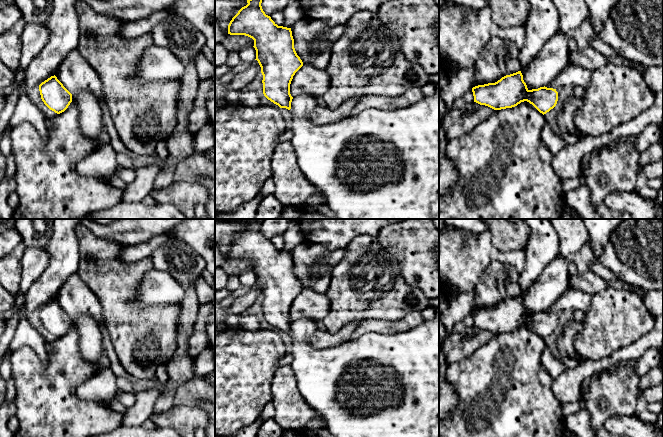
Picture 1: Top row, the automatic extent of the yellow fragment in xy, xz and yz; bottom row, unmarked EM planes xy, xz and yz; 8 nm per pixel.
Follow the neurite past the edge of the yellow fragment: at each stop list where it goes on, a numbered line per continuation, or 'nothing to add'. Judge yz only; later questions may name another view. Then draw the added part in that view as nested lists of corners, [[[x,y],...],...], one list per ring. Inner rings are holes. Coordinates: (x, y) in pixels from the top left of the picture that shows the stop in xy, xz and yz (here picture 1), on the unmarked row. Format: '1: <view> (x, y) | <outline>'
nothing to add

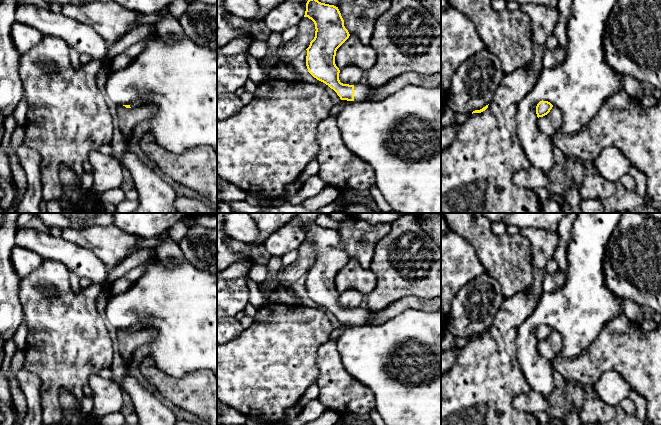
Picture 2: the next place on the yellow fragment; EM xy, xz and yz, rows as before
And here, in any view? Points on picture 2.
1: xz (361, 316) | [[[362,307],[354,309],[354,325],[364,325],[369,321],[369,318],[375,313],[369,309]]]

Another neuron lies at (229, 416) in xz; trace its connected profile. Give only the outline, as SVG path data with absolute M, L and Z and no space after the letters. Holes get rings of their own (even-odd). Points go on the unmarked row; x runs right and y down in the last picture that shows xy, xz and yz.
M219 401L219 416L222 425L245 425L247 418L238 411Z

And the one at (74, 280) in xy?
M73 272L69 273L69 281L70 281L72 290L74 292L78 292L81 289L81 287L79 285L80 277L77 276L75 273L73 273Z

